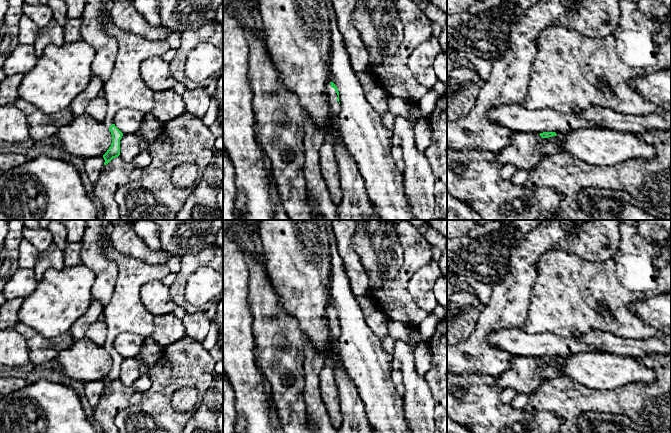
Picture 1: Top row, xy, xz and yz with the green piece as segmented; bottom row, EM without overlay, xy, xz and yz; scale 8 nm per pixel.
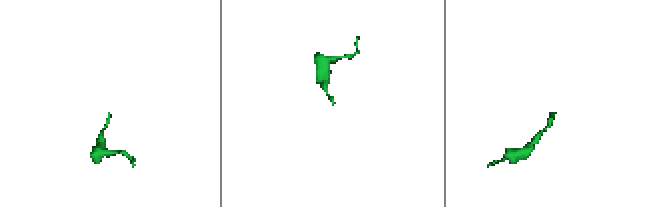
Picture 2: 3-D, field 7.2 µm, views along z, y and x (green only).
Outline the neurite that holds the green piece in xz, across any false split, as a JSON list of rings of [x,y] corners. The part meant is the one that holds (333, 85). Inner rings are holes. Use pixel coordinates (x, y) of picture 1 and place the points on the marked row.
[[[330,82],[328,85],[329,88],[329,103],[331,110],[335,113],[338,113],[341,109],[339,104],[339,92],[336,85],[333,82]]]

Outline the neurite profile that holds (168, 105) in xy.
[[[172,89],[154,92],[154,107],[151,113],[159,122],[165,124],[184,112],[186,107],[182,95]]]

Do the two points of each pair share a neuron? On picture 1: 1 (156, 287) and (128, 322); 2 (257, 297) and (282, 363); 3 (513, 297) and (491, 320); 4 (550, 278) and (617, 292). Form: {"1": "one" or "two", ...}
{"1": "two", "2": "one", "3": "one", "4": "one"}

